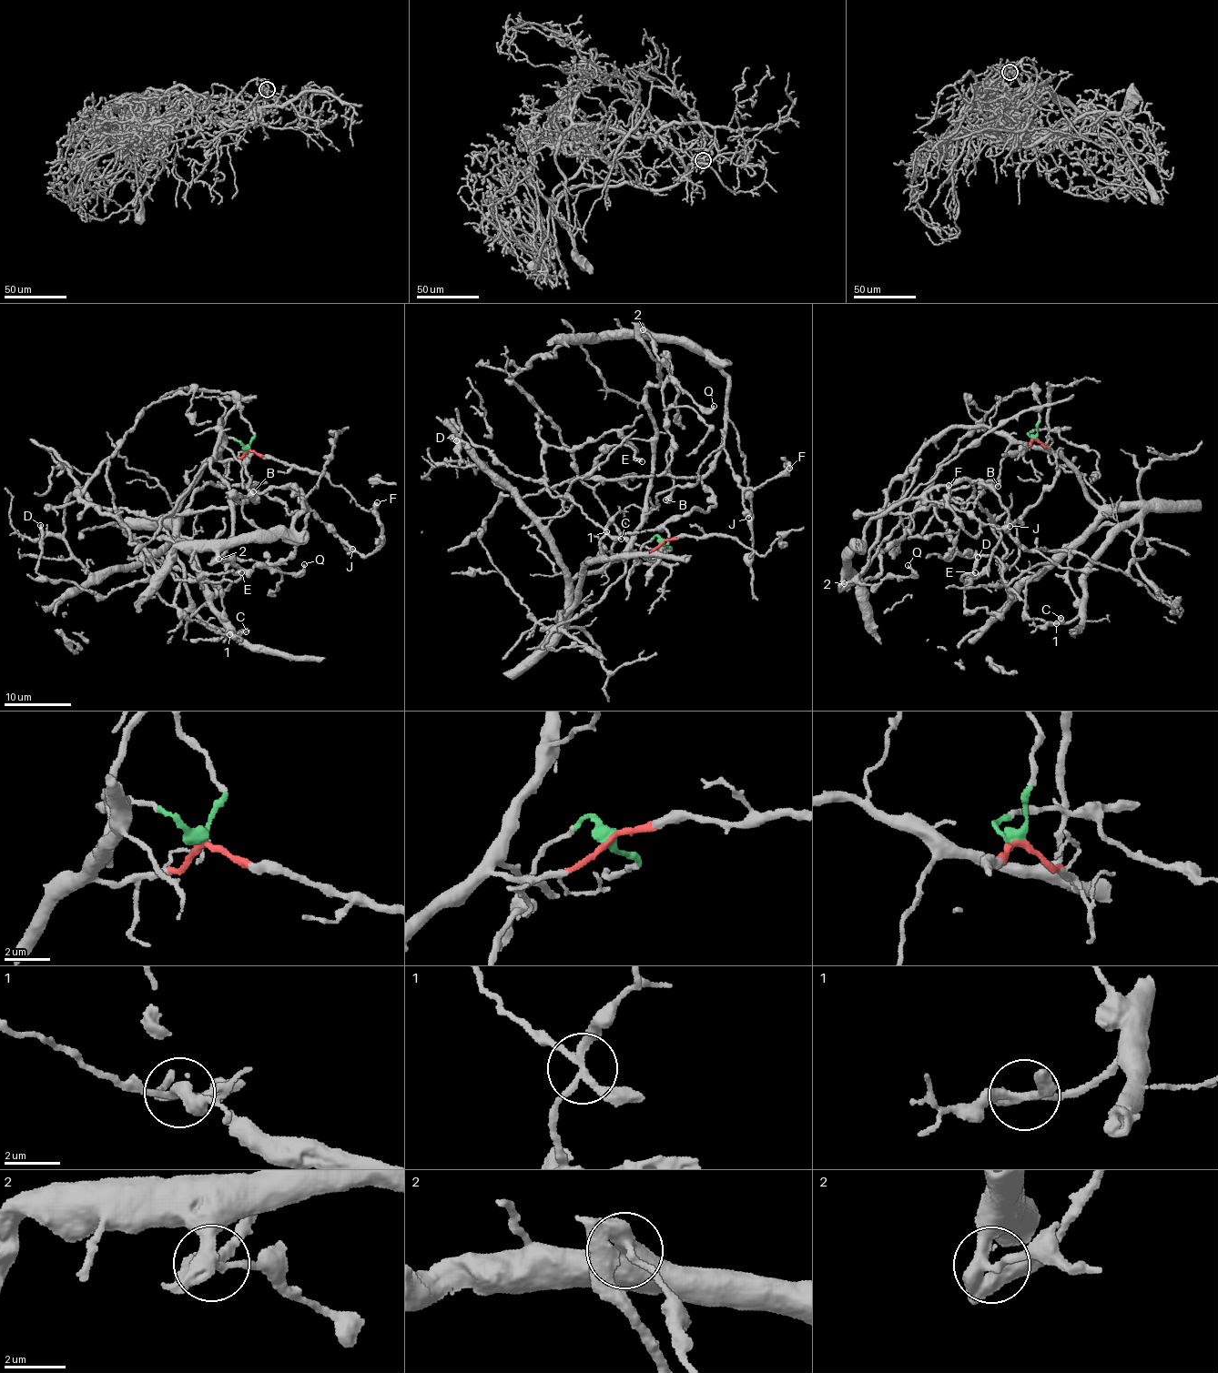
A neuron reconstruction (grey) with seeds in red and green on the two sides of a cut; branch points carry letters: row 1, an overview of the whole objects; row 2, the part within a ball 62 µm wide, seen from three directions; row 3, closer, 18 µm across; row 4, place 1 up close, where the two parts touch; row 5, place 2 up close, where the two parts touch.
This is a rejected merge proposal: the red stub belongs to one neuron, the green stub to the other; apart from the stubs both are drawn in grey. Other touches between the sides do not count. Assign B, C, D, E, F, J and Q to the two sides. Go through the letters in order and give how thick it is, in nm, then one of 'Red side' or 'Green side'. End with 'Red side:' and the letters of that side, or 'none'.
B: Thickness 550 nm. Green side
C: Thickness 400 nm. Green side
D: Thickness 320 nm. Green side
E: Thickness 400 nm. Green side
F: Thickness 400 nm. Green side
J: Thickness 400 nm. Green side
Q: Thickness 190 nm. Green side
Red side: none

